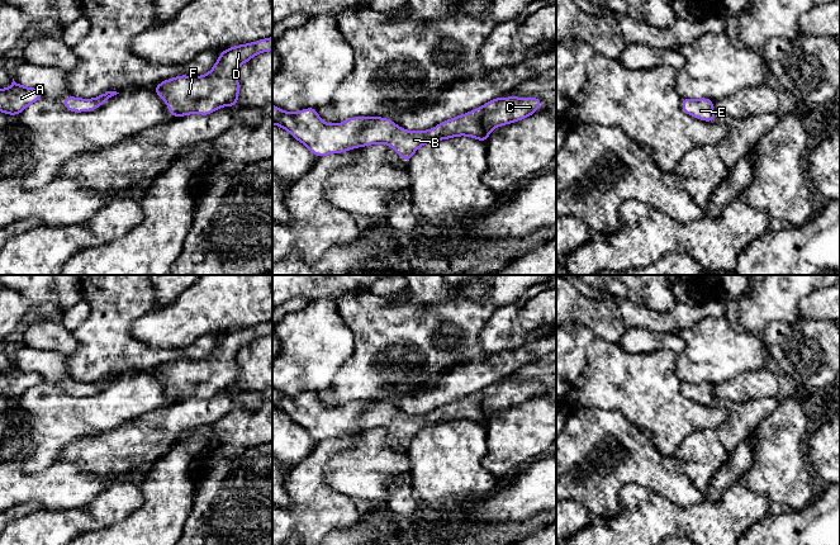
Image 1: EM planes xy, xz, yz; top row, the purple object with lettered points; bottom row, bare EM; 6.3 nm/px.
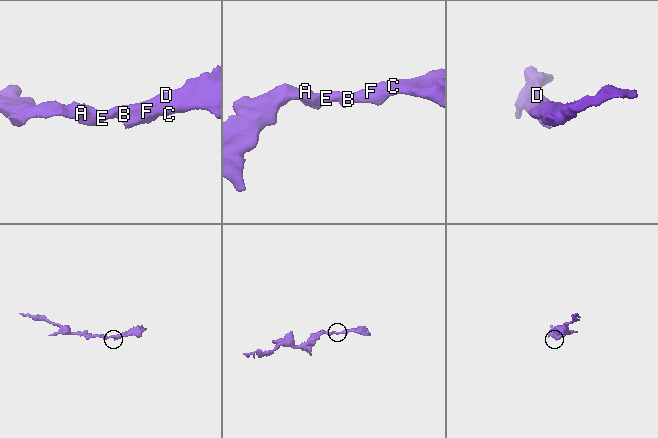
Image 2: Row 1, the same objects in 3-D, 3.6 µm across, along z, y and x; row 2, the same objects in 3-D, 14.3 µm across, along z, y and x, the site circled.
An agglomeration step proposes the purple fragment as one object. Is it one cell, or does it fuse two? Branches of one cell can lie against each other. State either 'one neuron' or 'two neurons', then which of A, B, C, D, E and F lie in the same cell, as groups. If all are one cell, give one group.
one neuron; groups A B C D E F

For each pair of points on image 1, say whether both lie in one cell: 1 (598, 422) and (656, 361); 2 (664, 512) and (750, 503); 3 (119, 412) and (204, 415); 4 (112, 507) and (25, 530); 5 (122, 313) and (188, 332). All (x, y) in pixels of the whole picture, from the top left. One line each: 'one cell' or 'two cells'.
1: two cells
2: one cell
3: two cells
4: one cell
5: two cells

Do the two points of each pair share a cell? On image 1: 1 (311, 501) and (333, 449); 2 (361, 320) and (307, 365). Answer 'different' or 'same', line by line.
1: same
2: different

